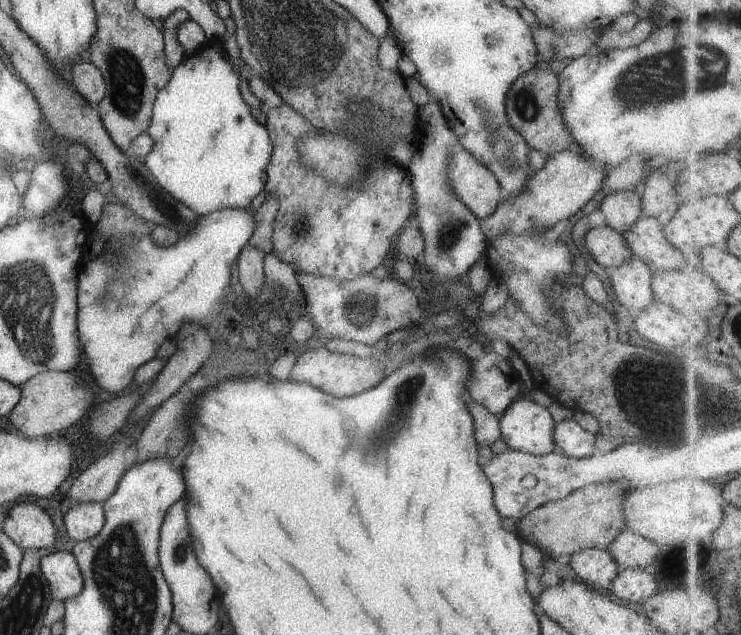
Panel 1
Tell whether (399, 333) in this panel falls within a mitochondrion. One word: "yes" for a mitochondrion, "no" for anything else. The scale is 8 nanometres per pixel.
no

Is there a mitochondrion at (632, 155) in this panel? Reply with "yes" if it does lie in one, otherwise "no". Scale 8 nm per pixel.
no

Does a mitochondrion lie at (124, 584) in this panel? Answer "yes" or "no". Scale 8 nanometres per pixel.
yes

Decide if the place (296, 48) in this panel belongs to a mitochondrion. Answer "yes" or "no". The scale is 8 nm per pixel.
yes

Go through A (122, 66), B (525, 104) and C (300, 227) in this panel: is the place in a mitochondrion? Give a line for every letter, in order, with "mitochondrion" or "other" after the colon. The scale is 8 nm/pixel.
A: mitochondrion
B: mitochondrion
C: mitochondrion

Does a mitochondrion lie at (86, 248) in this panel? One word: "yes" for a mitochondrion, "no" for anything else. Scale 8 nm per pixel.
no

